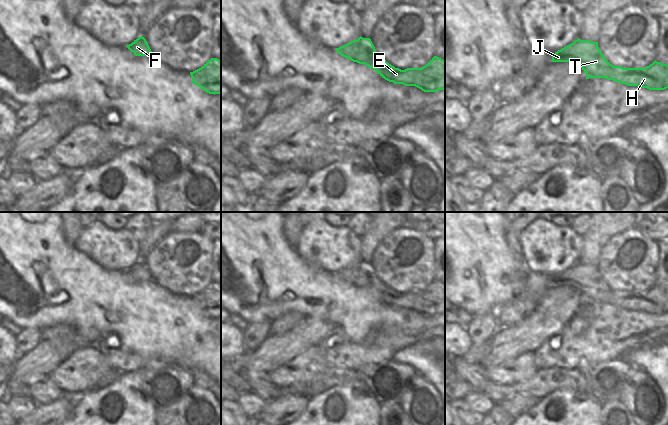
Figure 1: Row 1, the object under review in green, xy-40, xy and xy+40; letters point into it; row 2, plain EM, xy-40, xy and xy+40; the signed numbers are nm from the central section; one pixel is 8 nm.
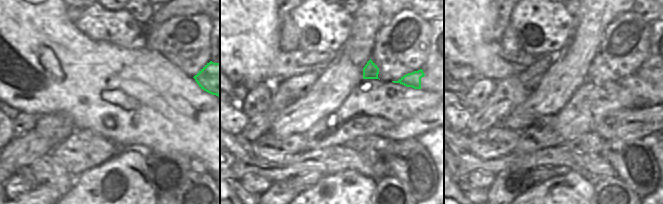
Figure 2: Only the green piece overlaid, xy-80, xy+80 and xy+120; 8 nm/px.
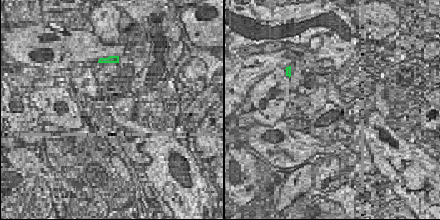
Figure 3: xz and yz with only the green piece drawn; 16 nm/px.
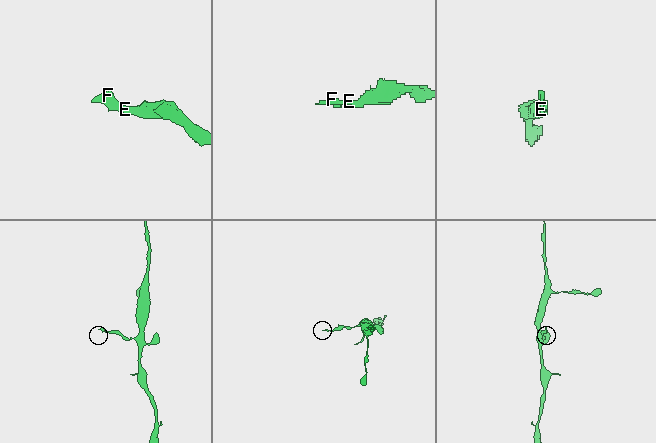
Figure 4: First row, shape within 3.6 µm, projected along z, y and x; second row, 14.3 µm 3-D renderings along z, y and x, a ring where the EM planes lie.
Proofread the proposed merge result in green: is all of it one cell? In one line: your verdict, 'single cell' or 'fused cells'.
fused cells

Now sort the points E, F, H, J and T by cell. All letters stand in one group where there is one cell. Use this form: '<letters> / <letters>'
E F H T / J

